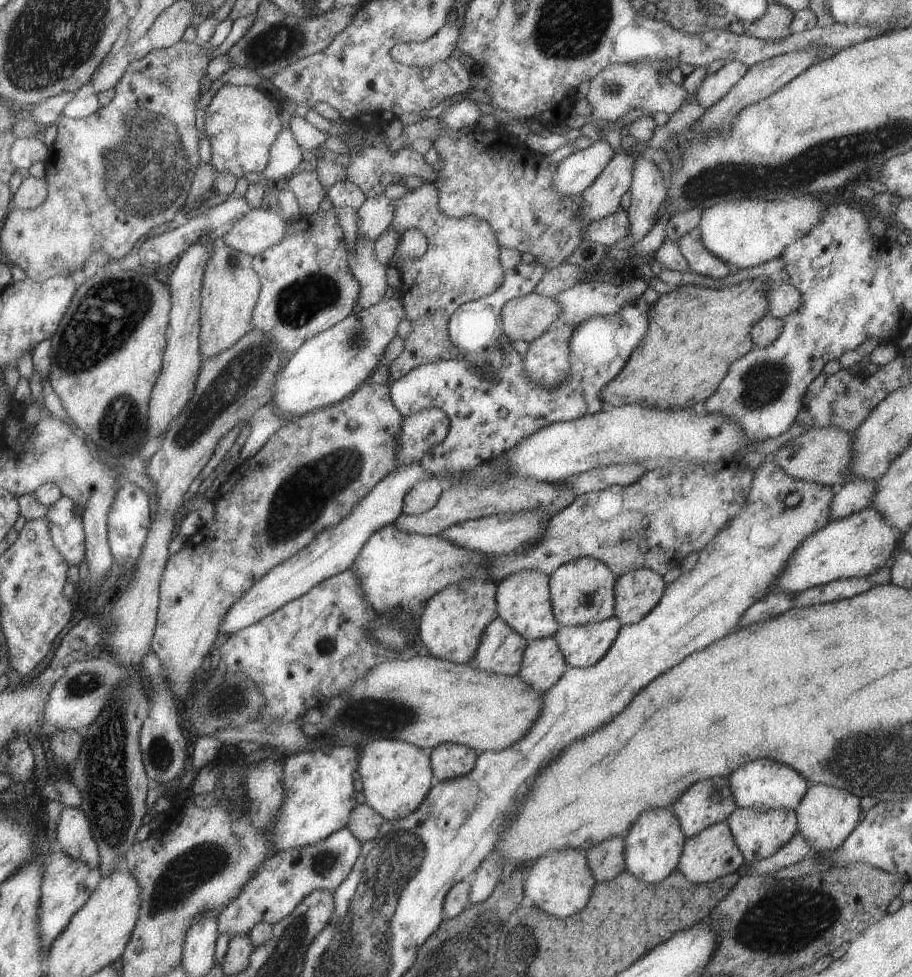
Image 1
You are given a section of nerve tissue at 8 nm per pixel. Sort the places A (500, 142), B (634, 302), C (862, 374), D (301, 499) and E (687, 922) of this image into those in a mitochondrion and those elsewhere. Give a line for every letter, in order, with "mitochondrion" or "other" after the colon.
A: other
B: other
C: other
D: mitochondrion
E: other

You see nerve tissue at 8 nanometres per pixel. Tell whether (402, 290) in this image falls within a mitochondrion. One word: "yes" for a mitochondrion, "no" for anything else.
no

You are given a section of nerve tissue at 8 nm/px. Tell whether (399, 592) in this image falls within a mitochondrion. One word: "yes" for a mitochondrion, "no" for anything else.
no

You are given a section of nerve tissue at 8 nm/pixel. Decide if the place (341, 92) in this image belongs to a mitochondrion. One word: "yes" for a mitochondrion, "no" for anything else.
no

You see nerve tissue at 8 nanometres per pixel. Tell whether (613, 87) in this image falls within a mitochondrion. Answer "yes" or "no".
yes

